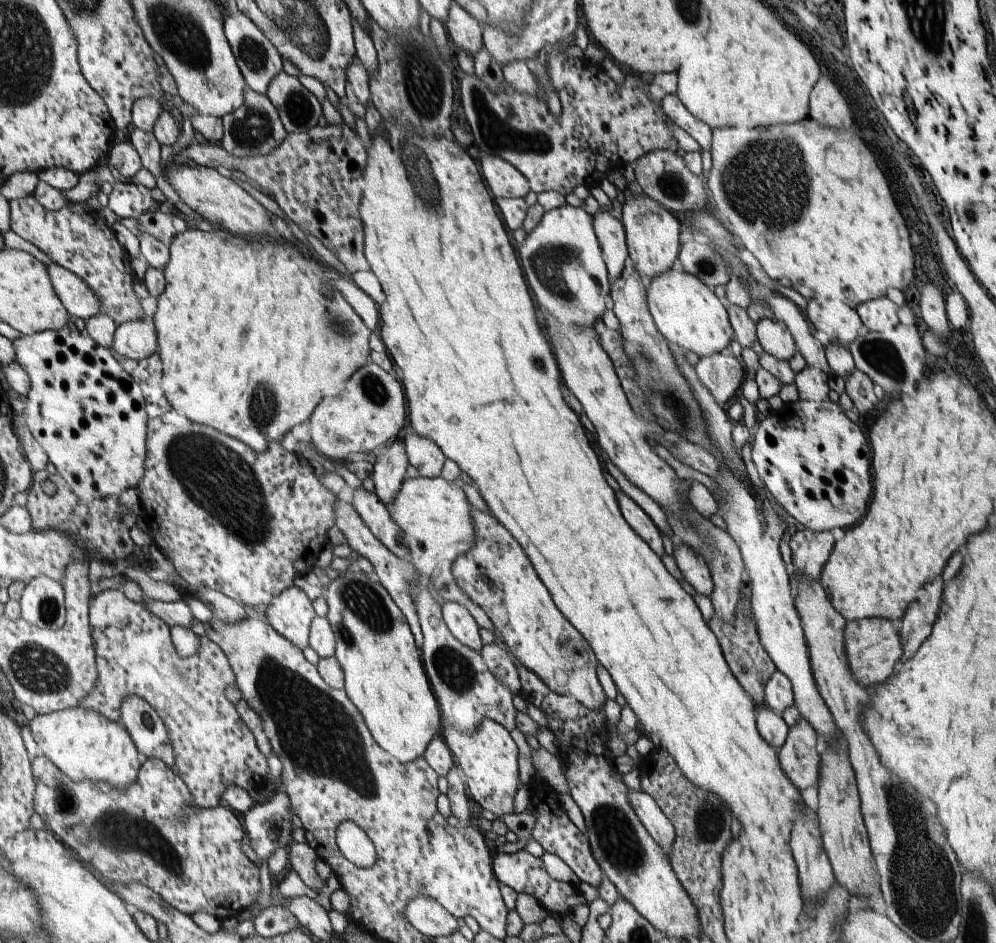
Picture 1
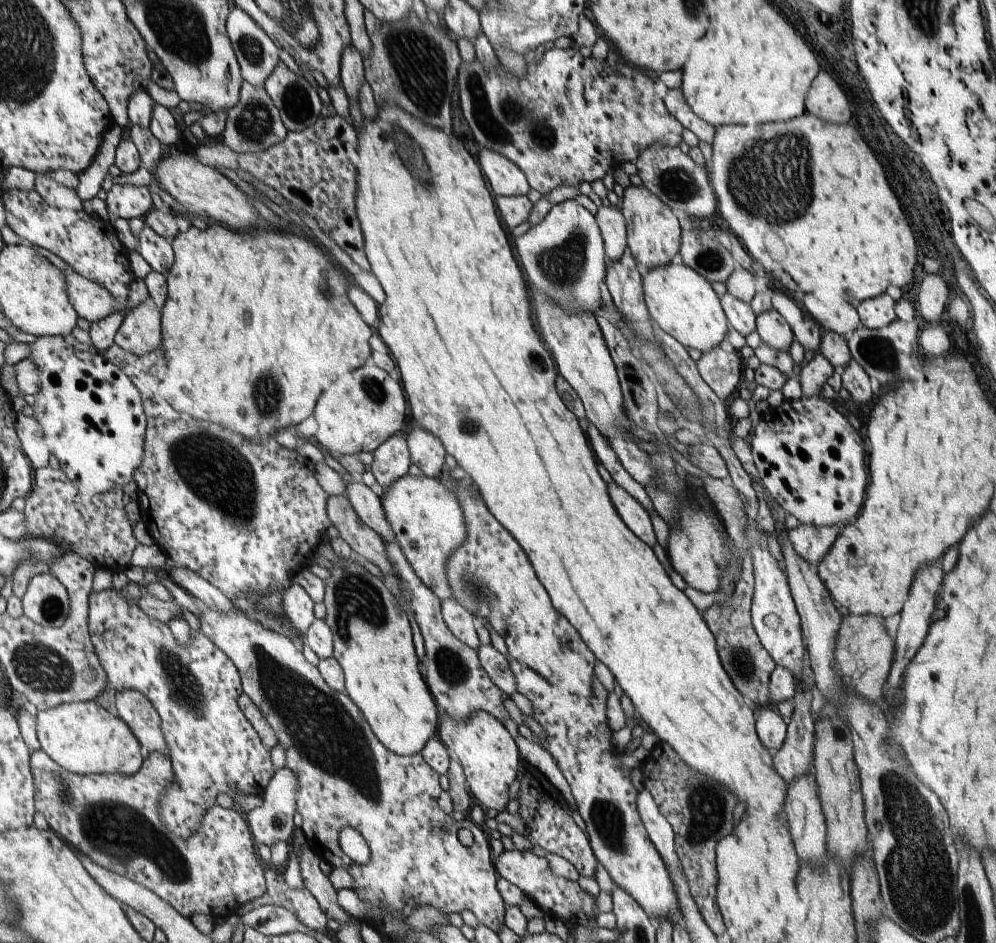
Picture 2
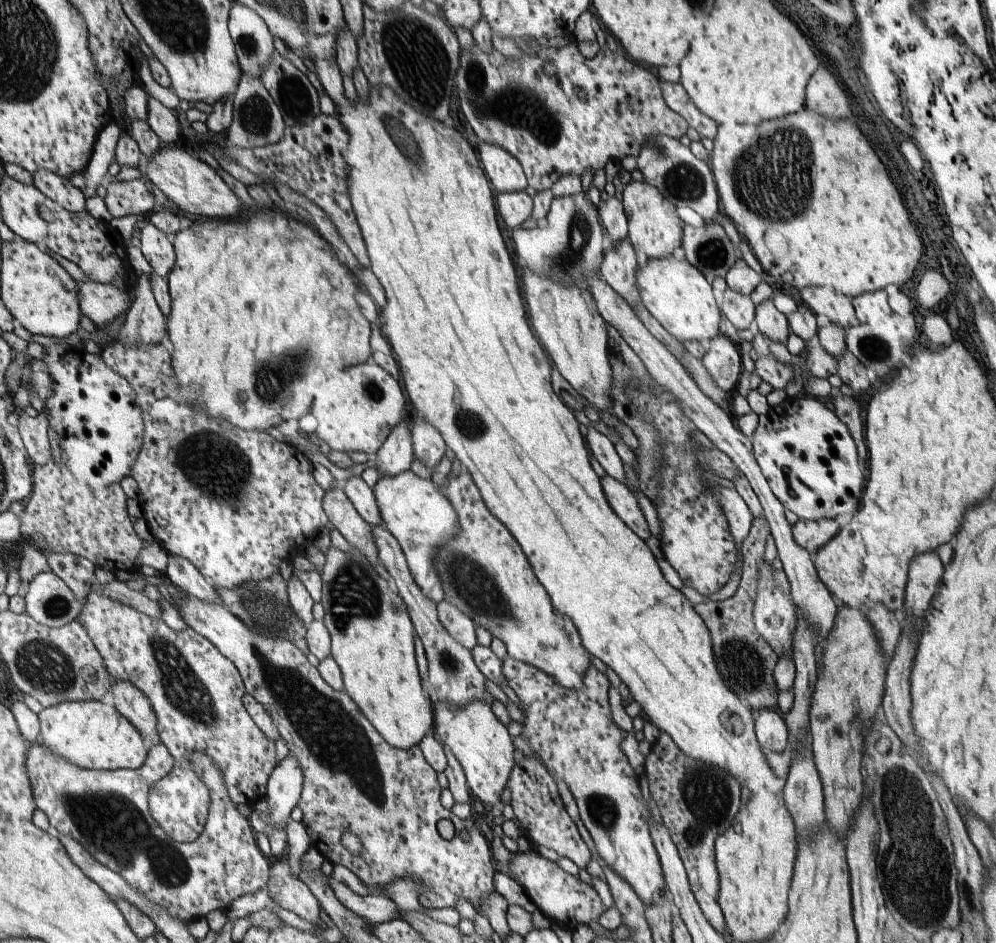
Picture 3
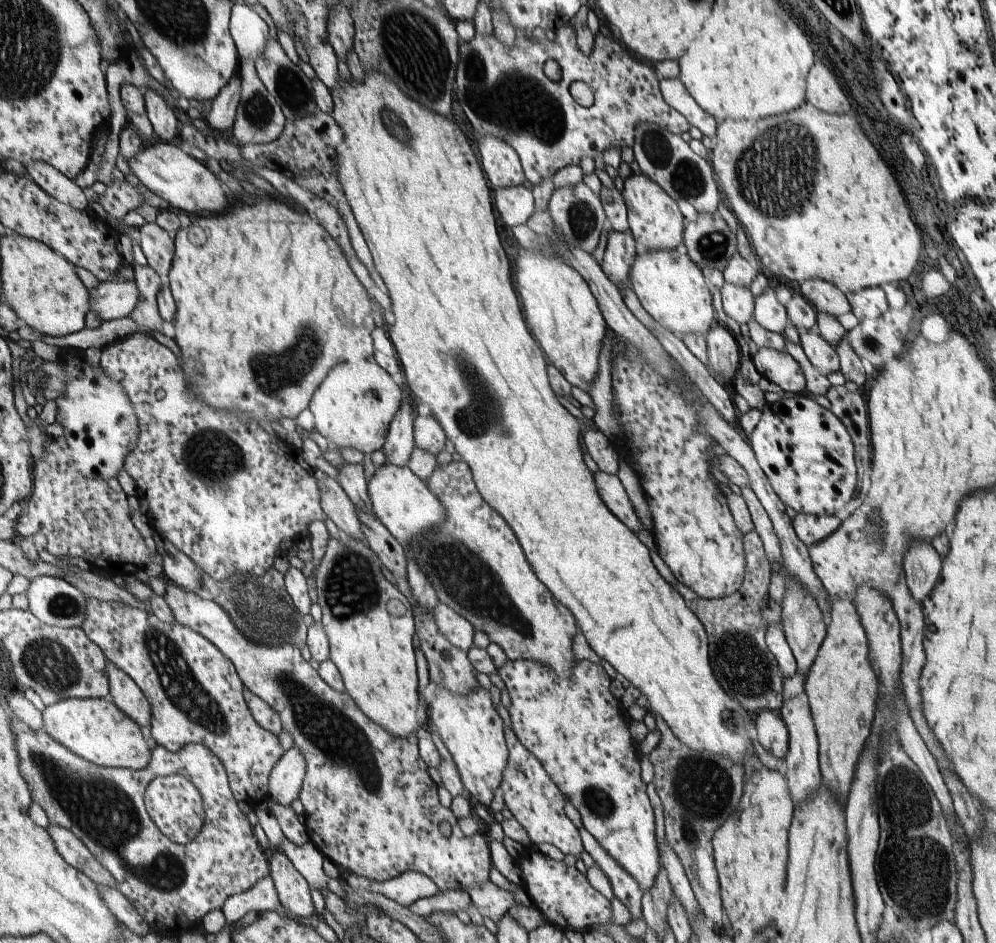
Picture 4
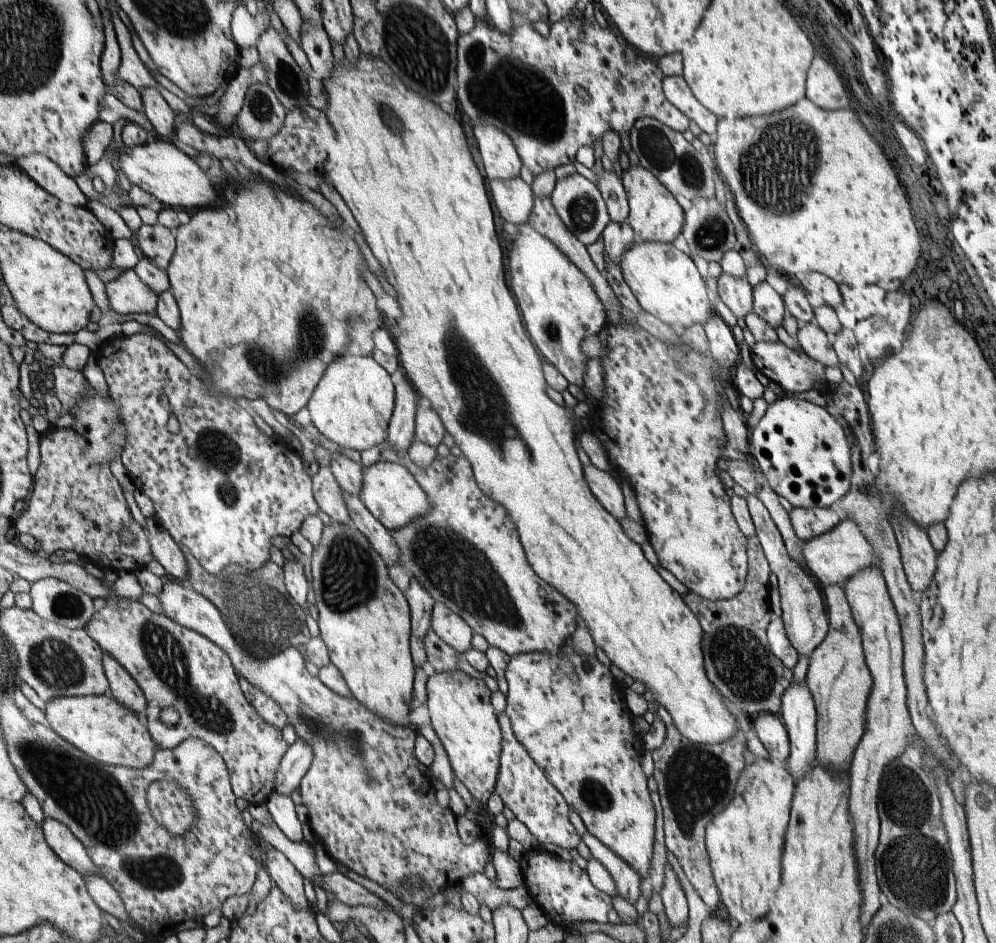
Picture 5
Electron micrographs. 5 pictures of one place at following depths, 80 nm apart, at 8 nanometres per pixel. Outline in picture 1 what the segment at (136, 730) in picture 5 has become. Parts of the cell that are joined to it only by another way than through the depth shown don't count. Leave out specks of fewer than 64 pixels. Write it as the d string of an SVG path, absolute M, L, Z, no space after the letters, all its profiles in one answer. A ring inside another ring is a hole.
M78 704L69 709L37 714L29 722L29 727L42 754L73 781L102 781L124 790L137 780L137 773L140 772L142 762L133 737L122 723L106 718L106 715L98 711L85 709Z

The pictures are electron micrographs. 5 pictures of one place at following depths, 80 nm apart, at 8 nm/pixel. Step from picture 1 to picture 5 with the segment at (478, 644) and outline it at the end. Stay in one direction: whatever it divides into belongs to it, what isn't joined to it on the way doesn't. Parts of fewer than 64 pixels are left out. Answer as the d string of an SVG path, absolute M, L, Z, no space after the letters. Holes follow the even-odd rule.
M435 602L432 608L431 630L458 653L466 653L472 649L472 628L443 603Z

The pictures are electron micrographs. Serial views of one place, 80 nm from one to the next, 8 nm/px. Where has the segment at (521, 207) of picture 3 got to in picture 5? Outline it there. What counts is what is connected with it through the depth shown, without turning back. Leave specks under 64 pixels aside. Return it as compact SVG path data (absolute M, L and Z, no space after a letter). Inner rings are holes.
M521 176L514 180L492 180L490 194L496 210L506 222L514 225L529 222L535 196Z

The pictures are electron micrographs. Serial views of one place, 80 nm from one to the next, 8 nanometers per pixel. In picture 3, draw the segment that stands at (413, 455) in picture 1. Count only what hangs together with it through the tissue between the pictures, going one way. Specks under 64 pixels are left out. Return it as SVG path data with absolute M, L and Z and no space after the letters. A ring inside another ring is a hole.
M418 419L412 428L411 438L415 459L423 462L433 472L445 456L447 447L442 436L438 430L434 430L434 426L424 422L424 419Z

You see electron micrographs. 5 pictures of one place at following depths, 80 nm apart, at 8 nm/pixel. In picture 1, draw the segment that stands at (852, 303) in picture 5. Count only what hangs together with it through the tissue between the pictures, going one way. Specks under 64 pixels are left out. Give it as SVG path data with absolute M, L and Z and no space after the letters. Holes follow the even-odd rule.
M880 297L859 304L856 307L864 331L882 331L892 330L898 323L898 305L890 298Z

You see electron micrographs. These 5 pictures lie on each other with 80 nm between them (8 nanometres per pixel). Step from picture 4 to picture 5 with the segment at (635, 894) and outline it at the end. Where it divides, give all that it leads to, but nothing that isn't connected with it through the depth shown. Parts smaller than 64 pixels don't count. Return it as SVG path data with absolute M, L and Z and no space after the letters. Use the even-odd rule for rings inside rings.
M574 808L568 810L569 820L580 835L581 840L589 848L592 858L598 860L610 873L616 884L618 896L636 906L641 896L641 876L630 864L622 861L622 858L612 853L602 842L589 834L583 824L582 818Z

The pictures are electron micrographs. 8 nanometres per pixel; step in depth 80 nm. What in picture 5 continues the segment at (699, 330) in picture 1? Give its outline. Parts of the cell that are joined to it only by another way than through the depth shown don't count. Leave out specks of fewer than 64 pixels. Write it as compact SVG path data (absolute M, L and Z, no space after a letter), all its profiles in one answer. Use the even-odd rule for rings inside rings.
M638 240L630 246L620 258L620 271L624 282L628 284L632 294L640 307L663 323L670 325L678 331L684 330L694 324L705 324L711 313L710 292L706 285L703 269L700 263L691 255L685 254L674 247L674 244L664 242L640 242Z

